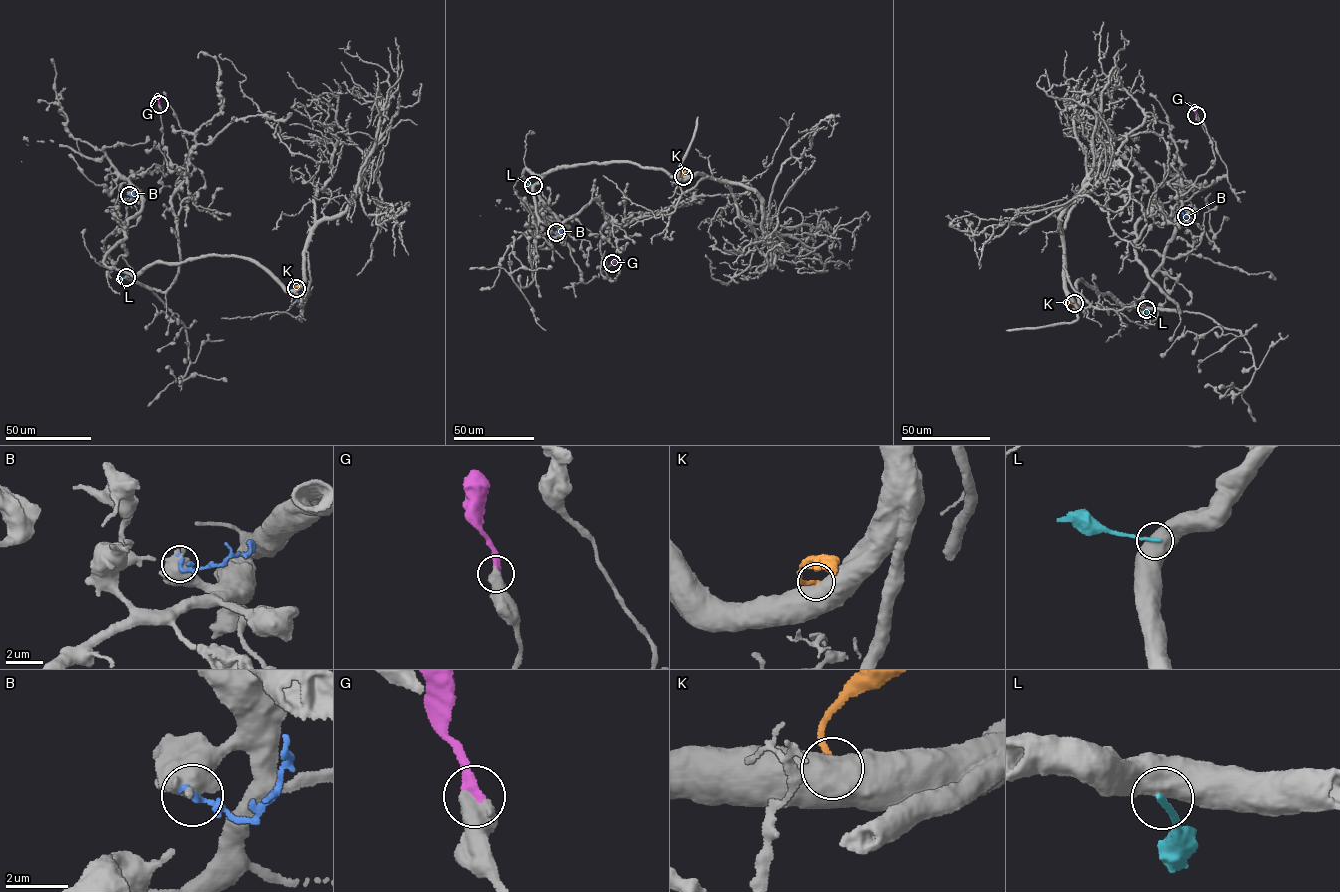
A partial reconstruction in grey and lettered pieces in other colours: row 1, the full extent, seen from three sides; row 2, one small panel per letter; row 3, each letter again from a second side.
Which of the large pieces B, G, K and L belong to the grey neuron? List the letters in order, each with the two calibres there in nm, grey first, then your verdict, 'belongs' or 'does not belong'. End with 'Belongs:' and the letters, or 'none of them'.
B: 800 nm thick on the grey side, 200 nm on the other; does not belong
G: 700 nm thick on the grey side, 380 nm on the other; belongs
K: 750 nm thick on the grey side, 200 nm on the other; does not belong
L: 850 nm thick on the grey side, 190 nm on the other; does not belong
Belongs: G

